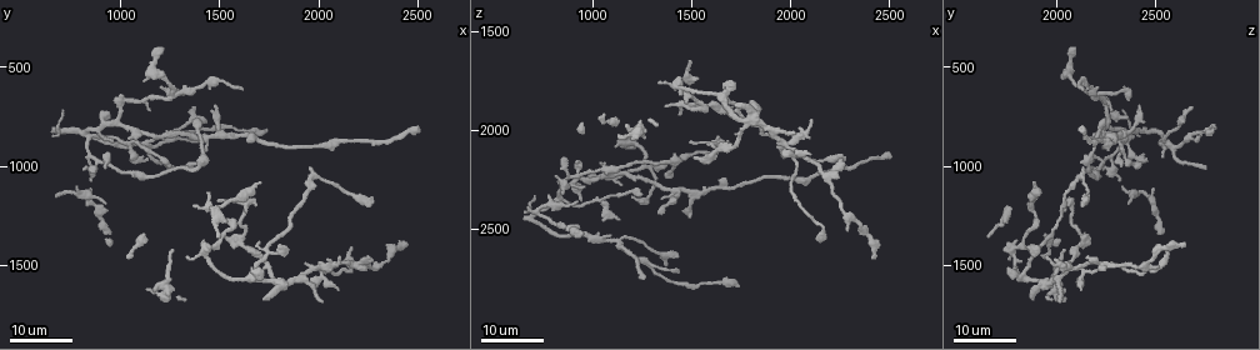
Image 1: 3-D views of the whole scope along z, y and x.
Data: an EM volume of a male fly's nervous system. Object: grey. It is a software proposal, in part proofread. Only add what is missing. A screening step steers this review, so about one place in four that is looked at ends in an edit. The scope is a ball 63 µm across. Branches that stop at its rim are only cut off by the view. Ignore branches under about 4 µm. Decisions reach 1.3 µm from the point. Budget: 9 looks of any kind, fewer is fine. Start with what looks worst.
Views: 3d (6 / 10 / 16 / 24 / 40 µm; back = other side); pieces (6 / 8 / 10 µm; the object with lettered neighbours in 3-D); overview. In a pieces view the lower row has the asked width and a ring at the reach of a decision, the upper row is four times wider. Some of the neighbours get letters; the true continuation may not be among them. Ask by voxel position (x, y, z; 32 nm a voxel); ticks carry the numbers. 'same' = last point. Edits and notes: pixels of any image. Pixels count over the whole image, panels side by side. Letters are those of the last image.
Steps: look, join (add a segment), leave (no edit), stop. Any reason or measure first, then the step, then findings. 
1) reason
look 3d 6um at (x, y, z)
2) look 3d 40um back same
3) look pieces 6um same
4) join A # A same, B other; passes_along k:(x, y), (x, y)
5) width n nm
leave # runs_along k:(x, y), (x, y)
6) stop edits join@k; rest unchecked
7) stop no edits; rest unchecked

long arm stops here
look 3d 24um at (1510, 1190, 2060)

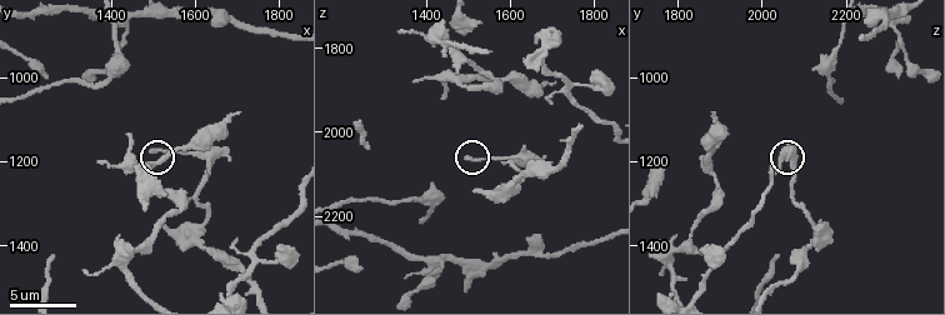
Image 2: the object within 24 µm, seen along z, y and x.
look pieces 10um at (1500, 1170, 2065)

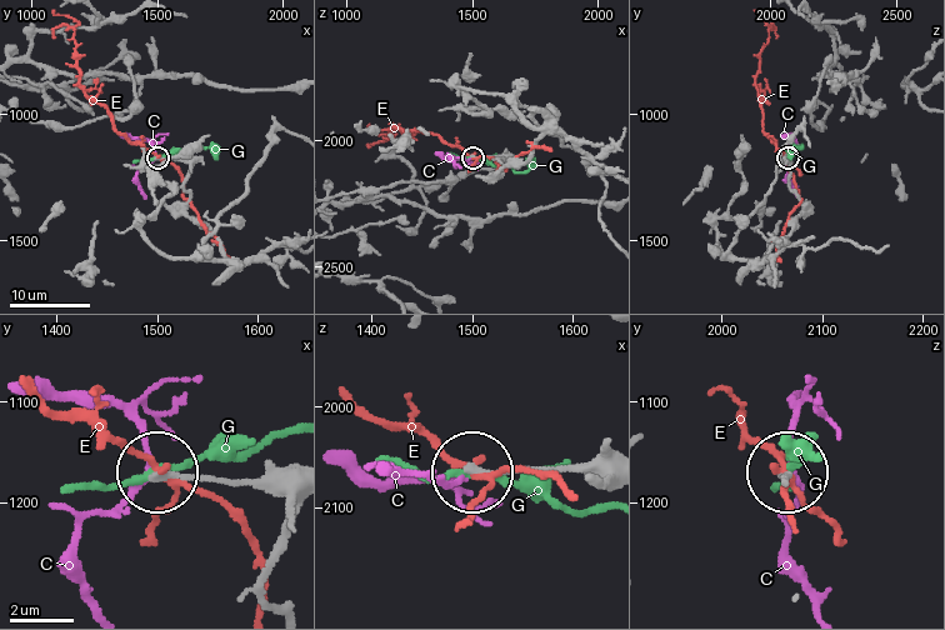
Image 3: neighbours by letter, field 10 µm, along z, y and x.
leave # C other, E other, G other; no lettered segment goes on from it

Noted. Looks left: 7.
branch stops here
look 3d 16um at (1250, 1010, 2740)

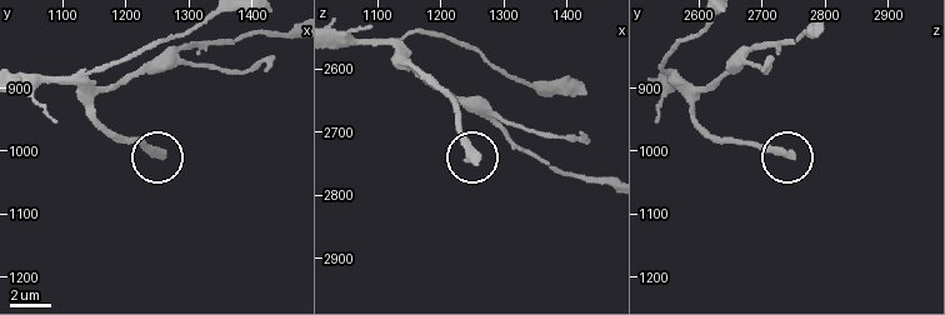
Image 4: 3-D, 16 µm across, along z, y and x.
look pieces 6um at (1250, 1010, 2745)

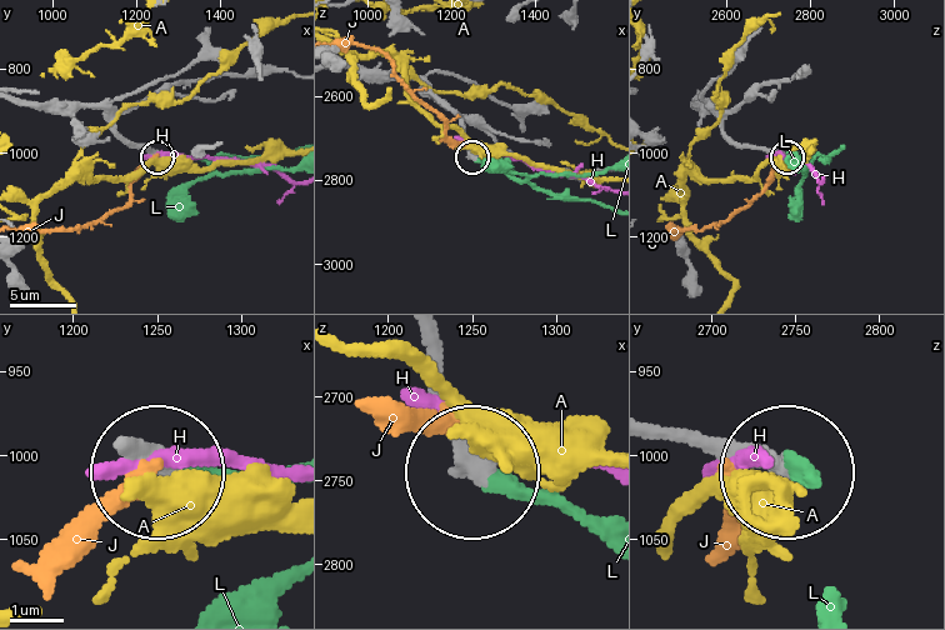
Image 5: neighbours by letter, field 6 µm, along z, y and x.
join L # A other, H other, J other, L same; it goes on there

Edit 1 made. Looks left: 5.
free end
look 3d 6um at (1260, 1425, 2040)

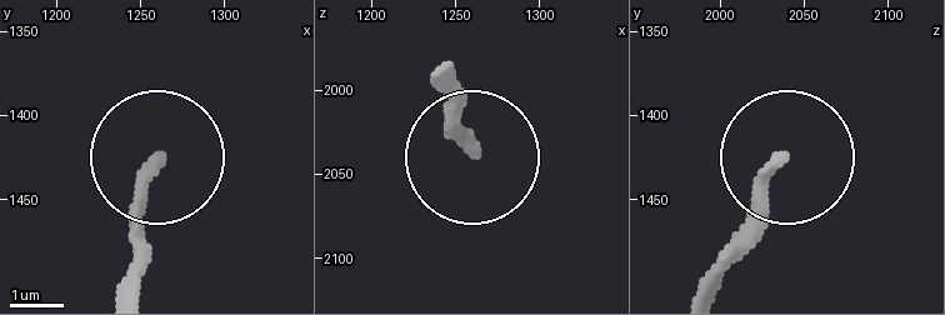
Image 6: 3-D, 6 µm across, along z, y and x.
look pieces 10um at (1260, 1428, 2034)

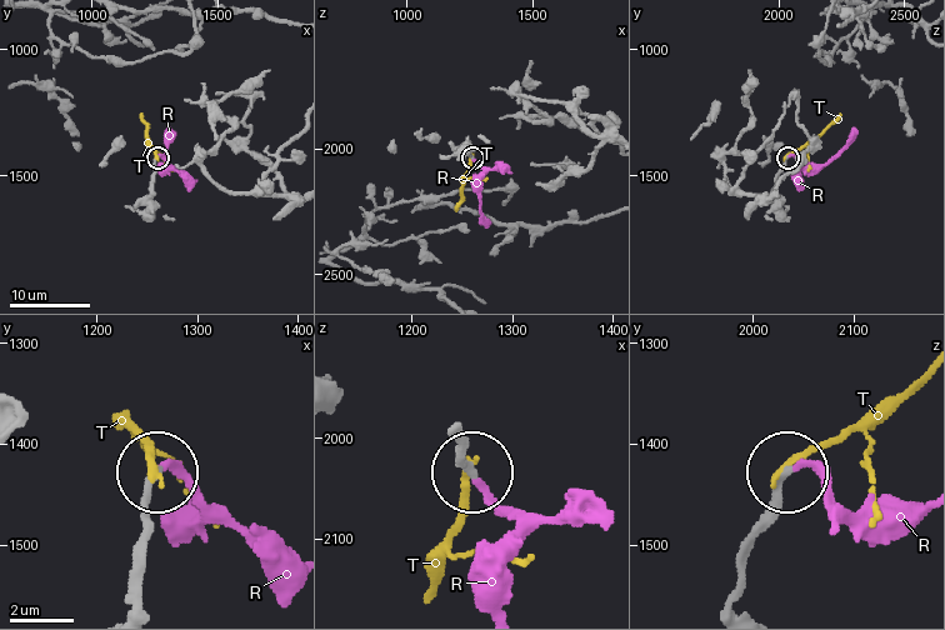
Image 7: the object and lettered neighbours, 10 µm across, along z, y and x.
join R # R same, T other; it goes on there

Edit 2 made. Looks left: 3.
redraw
look overview

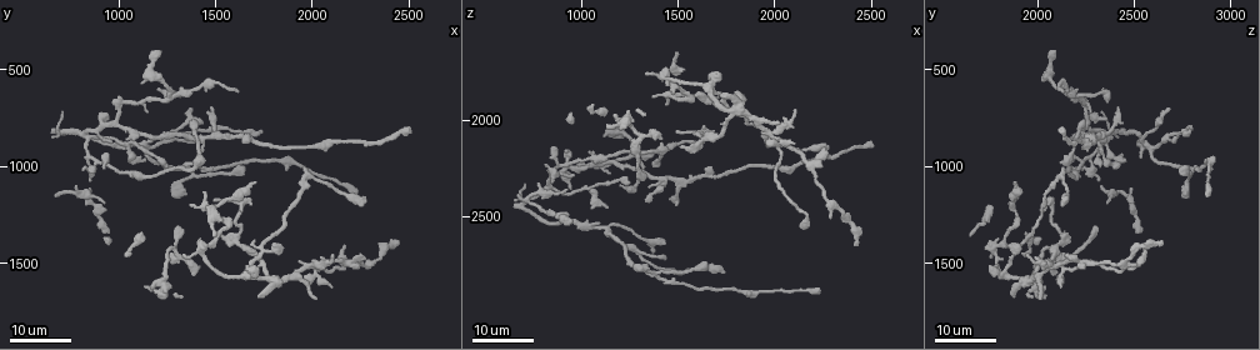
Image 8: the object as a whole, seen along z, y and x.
free end
look 3d 24um at (1440, 850, 2720)

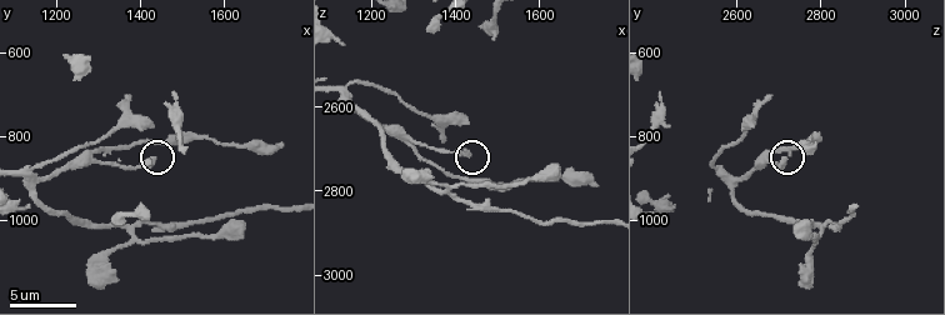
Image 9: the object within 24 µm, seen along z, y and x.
see the neighbours
look pieces 6um at (1430, 860, 2710)

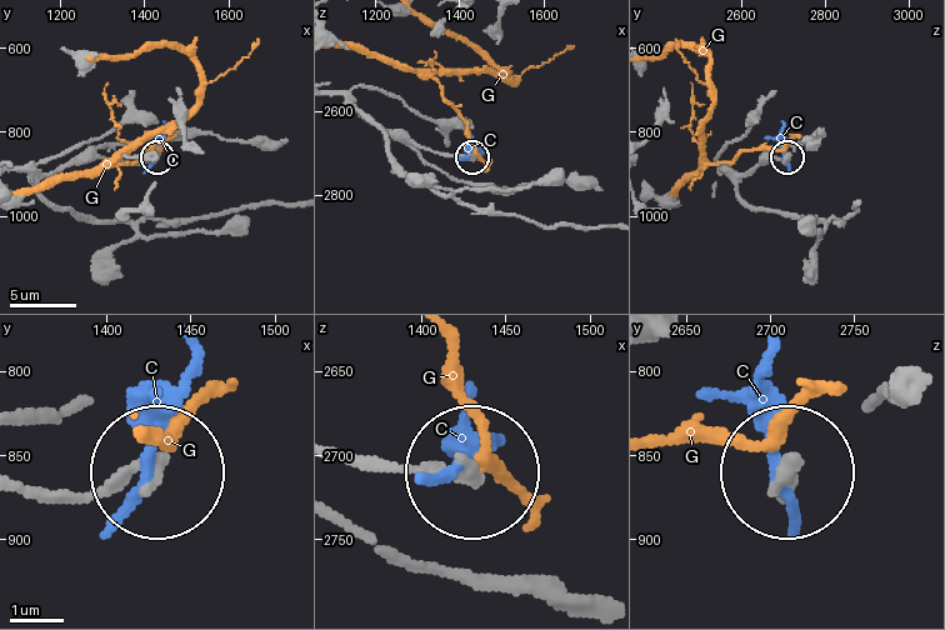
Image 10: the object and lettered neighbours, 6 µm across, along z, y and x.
leave # C other, G other; runs_along 10:(29, 493), (96, 493), (146, 465); no lettered segment goes on from it

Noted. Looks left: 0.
stop edits join@5, join@7; rest unchecked

